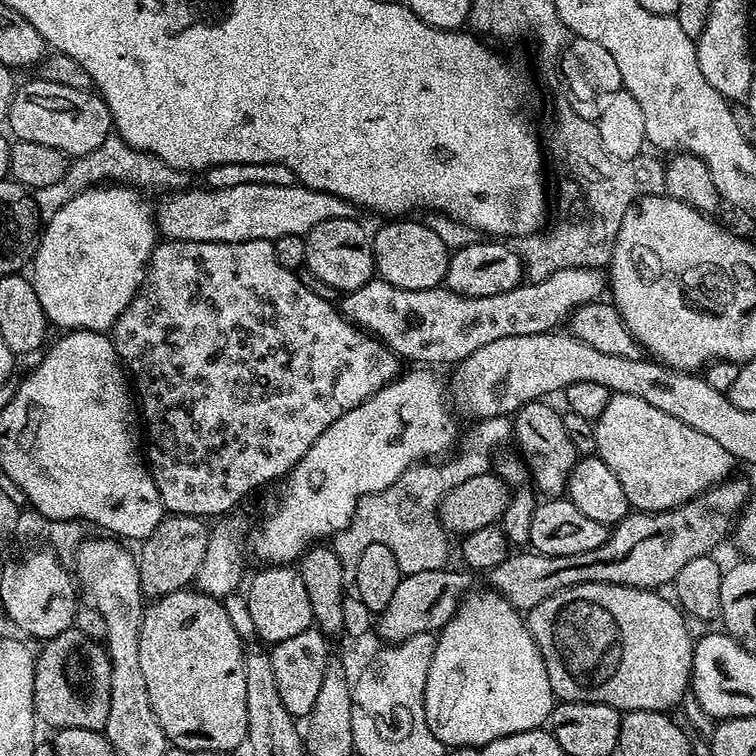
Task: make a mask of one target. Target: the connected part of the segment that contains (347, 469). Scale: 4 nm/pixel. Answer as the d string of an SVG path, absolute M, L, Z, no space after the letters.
M416 366L411 370L413 372L405 371L386 386L382 386L382 390L366 398L366 402L342 414L342 418L330 425L293 466L286 480L288 489L284 492L284 501L261 522L257 532L255 529L251 533L250 548L252 544L257 558L264 560L260 562L268 566L288 566L299 561L309 548L317 542L327 541L324 540L327 536L342 531L351 522L352 515L360 504L360 496L368 496L371 492L384 493L417 462L440 458L436 456L443 452L451 453L457 447L456 420L448 413L449 397L446 395L445 381L443 384L432 373L435 371L424 366Z

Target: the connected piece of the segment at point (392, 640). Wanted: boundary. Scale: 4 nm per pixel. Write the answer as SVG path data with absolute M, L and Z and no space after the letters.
M448 568L438 570L422 570L422 574L401 575L398 587L394 589L394 595L379 613L374 628L389 645L401 644L411 636L417 636L423 632L439 633L451 622L453 616L460 610L462 601L469 595L468 587L472 584L473 573L452 572Z

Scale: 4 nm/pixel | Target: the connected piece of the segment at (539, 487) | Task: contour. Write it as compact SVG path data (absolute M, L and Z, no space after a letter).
M531 400L522 405L512 420L512 436L520 449L524 465L537 493L548 498L560 498L568 491L568 479L577 462L574 442L566 435L566 426L562 426L562 415L548 405L548 402Z

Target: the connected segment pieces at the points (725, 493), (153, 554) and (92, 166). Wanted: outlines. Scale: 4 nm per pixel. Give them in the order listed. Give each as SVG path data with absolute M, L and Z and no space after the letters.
M729 478L722 484L715 484L713 488L707 488L702 494L698 494L690 502L686 502L682 506L677 508L671 508L665 512L638 512L635 510L629 511L627 518L621 520L619 524L615 525L609 531L606 542L602 542L602 546L597 546L595 550L586 550L582 554L562 554L561 556L547 556L541 552L535 550L516 550L513 551L505 560L498 562L496 568L491 569L487 573L488 580L491 587L498 593L502 598L506 598L506 602L510 602L510 606L514 606L517 612L521 614L526 614L534 606L538 606L538 602L546 602L546 598L550 598L554 594L558 594L562 590L567 588L573 588L579 584L621 584L622 586L630 586L631 588L646 588L649 590L660 590L663 589L663 584L671 585L676 579L678 570L682 570L682 566L686 566L686 562L690 562L690 558L698 558L699 556L709 555L724 539L729 539L730 533L733 531L734 525L740 515L744 510L744 505L748 502L748 497L750 495L750 489L748 489L748 484L744 480L736 480L737 478Z
M165 515L154 534L150 534L139 545L140 591L145 597L159 598L193 583L206 555L209 531L209 525L201 517Z
M113 132L106 136L105 141L97 149L90 150L89 154L71 159L62 178L54 182L53 185L33 189L33 200L37 215L47 222L62 206L70 202L70 198L74 198L78 193L104 181L135 184L140 188L146 188L146 185L151 184L154 188L179 191L191 185L192 176L191 173L170 166L158 158L157 155L137 150L136 147L130 146L121 136Z

